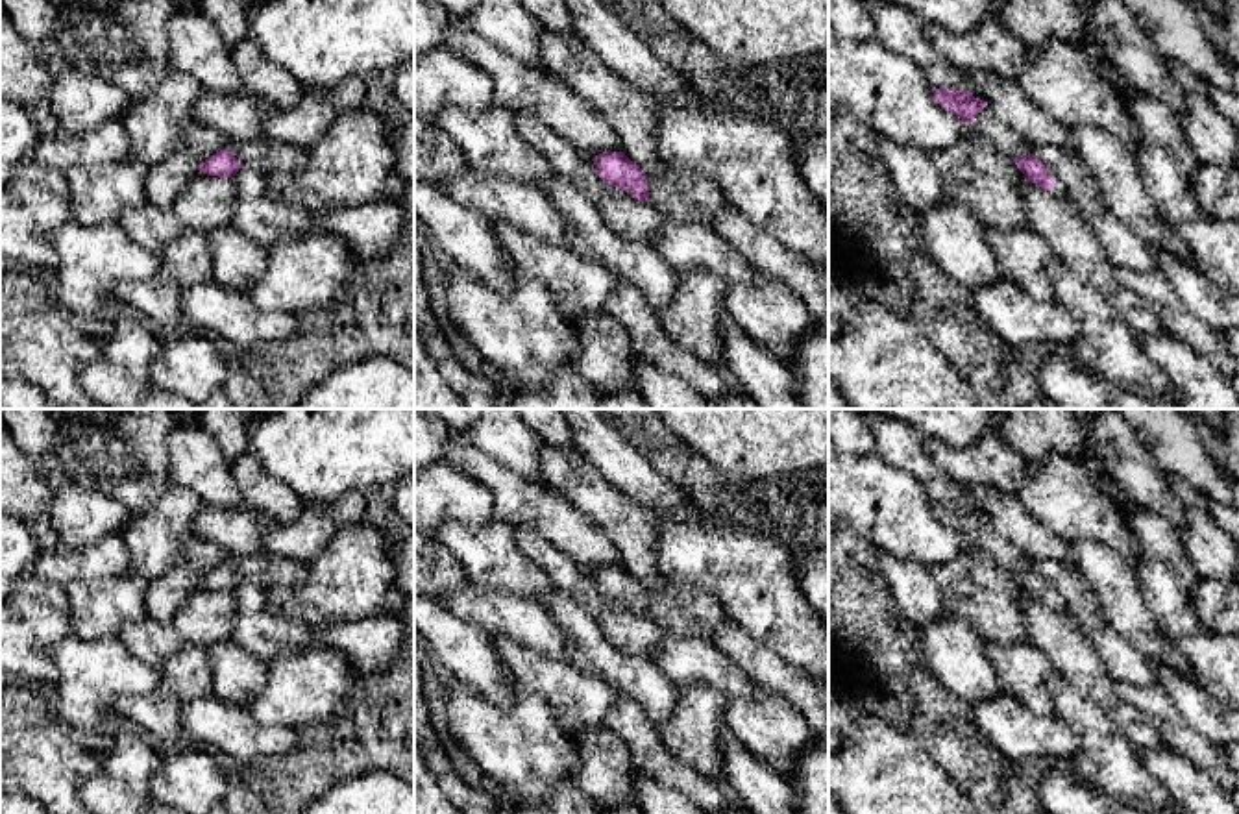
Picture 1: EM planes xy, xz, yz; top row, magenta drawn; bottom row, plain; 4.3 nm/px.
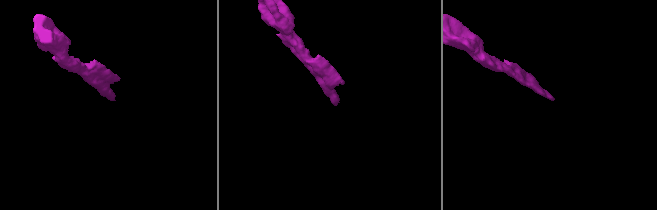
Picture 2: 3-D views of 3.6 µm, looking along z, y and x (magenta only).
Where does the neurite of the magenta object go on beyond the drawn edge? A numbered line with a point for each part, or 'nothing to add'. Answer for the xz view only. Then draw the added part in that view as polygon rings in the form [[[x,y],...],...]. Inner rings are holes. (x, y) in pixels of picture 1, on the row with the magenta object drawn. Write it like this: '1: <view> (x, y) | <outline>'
1: xz (677, 195) | [[[668,168],[647,176],[649,204],[664,216],[710,224],[727,205],[721,187],[699,174]]]

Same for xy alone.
1: xy (263, 154) | [[[266,135],[251,141],[229,141],[227,148],[242,166],[250,166],[264,176],[301,170],[307,165],[307,150],[277,142]]]

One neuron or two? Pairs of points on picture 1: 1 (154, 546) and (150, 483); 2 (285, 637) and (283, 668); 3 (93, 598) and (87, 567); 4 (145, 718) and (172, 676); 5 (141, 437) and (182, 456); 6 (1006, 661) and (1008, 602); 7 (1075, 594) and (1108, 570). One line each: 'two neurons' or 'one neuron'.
1: two neurons
2: two neurons
3: two neurons
4: one neuron
5: two neurons
6: two neurons
7: two neurons

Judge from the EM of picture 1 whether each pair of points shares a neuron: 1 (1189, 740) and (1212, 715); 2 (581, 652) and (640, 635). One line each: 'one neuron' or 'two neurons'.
1: two neurons
2: two neurons

